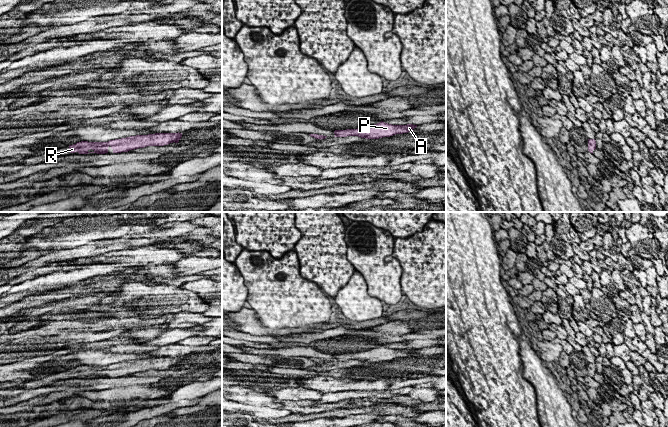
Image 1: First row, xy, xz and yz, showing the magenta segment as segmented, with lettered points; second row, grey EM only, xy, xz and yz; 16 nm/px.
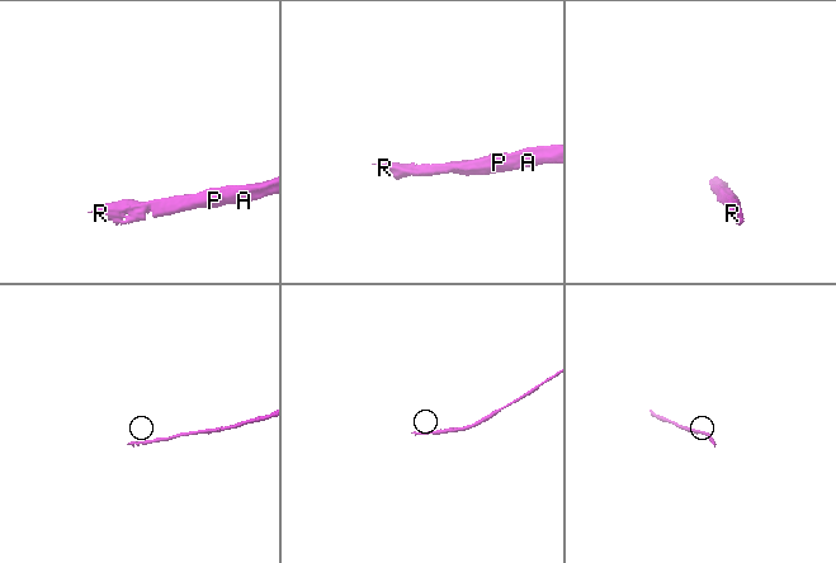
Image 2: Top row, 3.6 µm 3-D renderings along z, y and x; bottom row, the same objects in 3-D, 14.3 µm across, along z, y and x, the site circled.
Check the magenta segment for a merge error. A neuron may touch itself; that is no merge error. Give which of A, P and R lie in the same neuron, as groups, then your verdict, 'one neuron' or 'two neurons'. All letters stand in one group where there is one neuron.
A P / R | two neurons

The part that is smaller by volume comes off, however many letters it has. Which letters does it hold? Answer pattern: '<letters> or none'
R

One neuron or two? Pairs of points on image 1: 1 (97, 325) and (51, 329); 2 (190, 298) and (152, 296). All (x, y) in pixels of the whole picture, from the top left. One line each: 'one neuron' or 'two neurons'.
1: one neuron
2: one neuron

